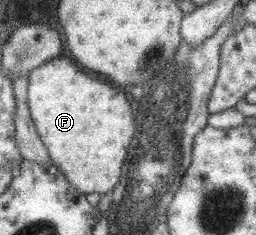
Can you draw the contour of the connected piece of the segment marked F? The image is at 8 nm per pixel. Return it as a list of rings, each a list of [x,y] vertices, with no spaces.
[[[62,55],[52,57],[28,72],[26,95],[32,125],[36,128],[52,164],[60,169],[70,185],[83,194],[106,194],[118,183],[122,163],[136,129],[132,107],[126,101],[126,95],[118,93],[116,89],[82,73],[72,59]]]

